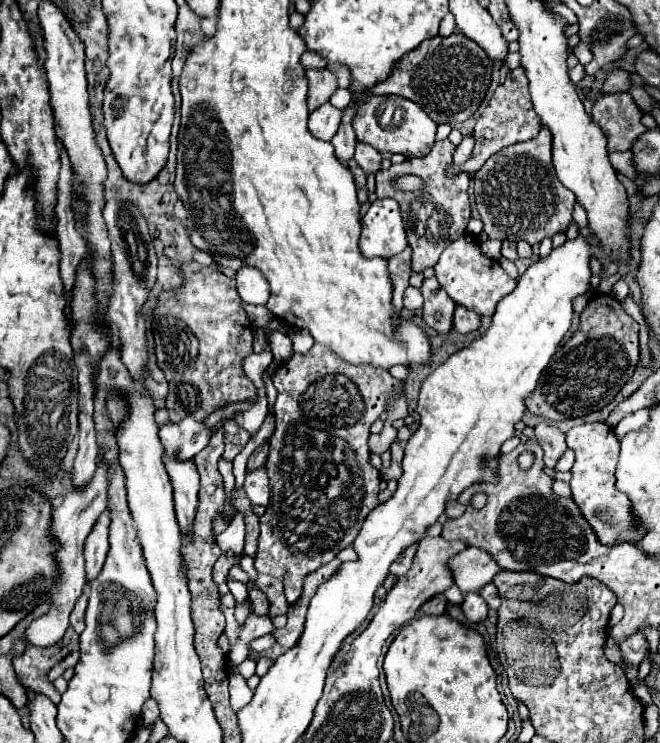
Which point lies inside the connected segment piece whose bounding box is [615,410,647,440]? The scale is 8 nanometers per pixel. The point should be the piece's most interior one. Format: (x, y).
(634, 421)

